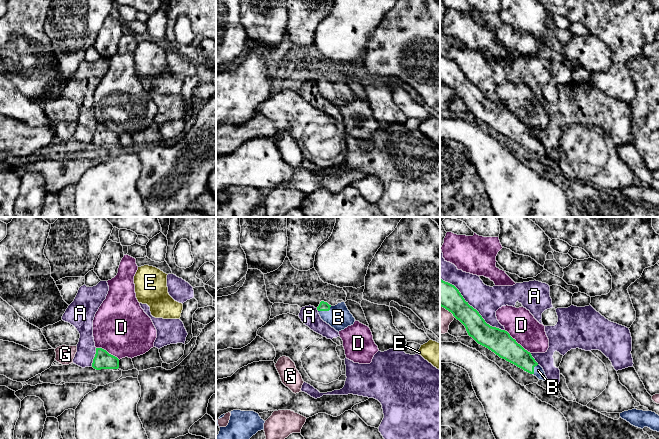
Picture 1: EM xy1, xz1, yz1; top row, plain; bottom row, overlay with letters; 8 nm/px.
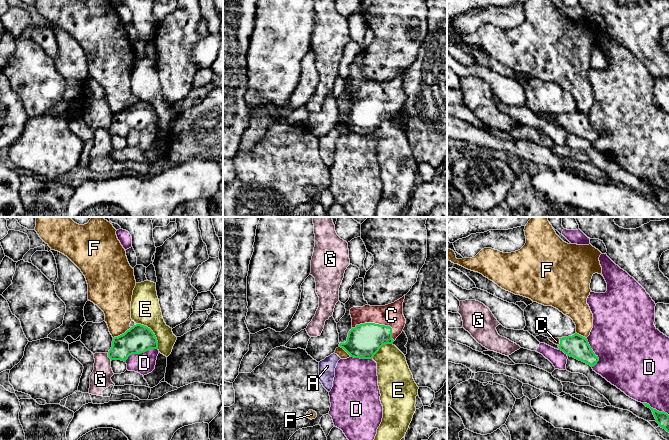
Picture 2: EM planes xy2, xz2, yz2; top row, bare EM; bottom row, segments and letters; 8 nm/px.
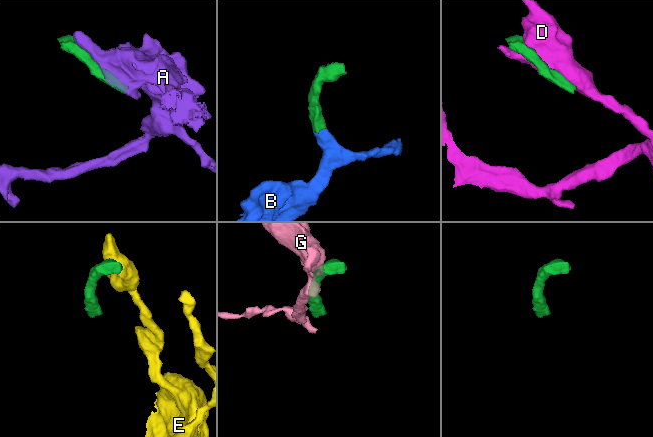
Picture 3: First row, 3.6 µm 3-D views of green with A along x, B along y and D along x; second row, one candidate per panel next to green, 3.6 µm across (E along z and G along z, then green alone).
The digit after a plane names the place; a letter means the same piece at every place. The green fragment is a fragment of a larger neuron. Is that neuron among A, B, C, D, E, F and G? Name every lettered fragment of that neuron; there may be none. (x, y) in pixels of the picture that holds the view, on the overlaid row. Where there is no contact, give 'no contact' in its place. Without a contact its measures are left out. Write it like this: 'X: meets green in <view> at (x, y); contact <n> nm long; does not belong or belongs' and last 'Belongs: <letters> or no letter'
A: meets green in yz1 at (471, 306); contact 650 nm long; does not belong
B: meets green in xz1 at (325, 310); contact 120 nm long; belongs
C: meets green in xz2 at (378, 324); contact 360 nm long; belongs
D: meets green in xy2 at (140, 353); contact 280 nm long; does not belong
E: meets green in xy2 at (152, 332); contact 280 nm long; does not belong
F: meets green in xy2 at (122, 334); contact 180 nm long; does not belong
G: meets green in xy2 at (108, 356); contact 70 nm long; does not belong
Belongs: B, C

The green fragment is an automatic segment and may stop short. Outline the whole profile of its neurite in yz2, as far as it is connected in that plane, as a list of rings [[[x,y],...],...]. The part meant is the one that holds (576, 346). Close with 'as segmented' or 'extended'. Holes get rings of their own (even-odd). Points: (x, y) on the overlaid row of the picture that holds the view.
[[[575,333],[572,336],[562,338],[548,338],[551,342],[559,347],[567,356],[582,361],[591,367],[595,366],[599,361],[591,349],[587,338]]] | extended

